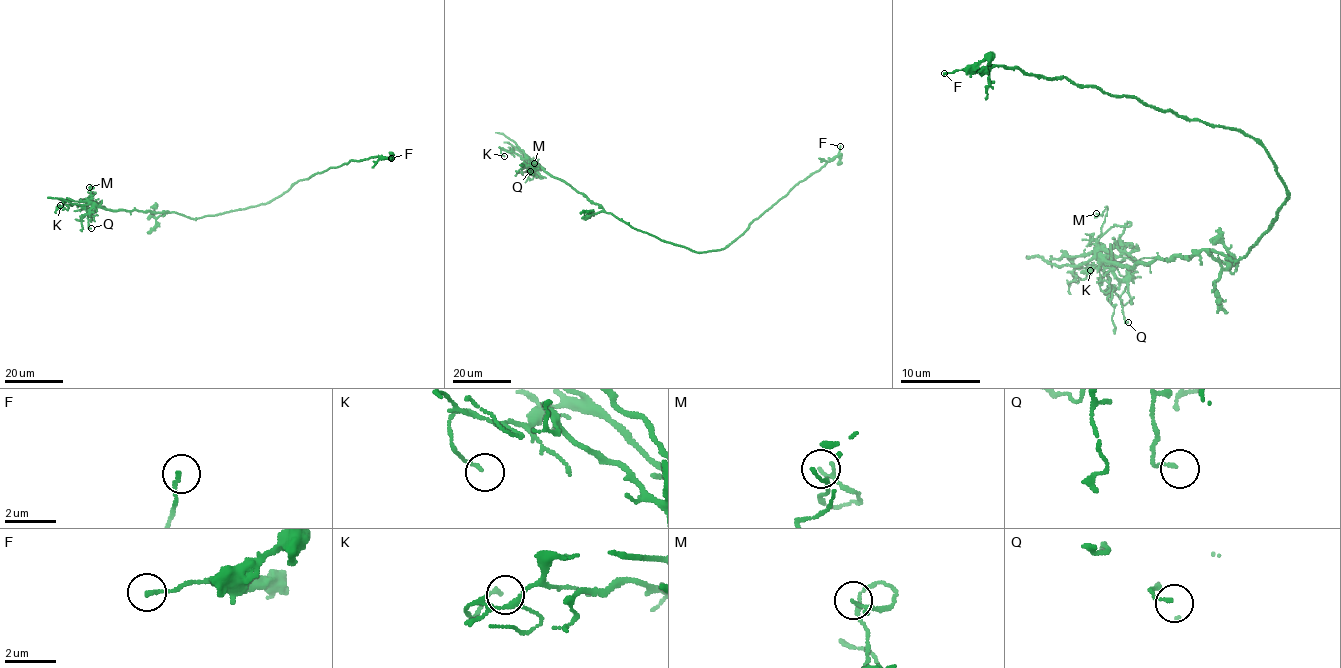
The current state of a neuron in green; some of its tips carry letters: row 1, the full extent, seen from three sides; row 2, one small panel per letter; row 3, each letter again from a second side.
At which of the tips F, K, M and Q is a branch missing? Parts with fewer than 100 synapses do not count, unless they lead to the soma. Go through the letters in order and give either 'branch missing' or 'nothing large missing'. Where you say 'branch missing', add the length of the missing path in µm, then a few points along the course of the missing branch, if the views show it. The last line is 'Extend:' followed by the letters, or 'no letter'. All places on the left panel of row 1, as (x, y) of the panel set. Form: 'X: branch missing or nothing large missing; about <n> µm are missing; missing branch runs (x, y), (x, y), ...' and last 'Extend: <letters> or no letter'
F: nothing large missing
K: nothing large missing
M: nothing large missing
Q: nothing large missing
Extend: no letter

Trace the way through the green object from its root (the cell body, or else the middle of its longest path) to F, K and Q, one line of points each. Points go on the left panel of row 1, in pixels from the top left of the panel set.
F: (238, 209), (269, 203), (298, 180), (351, 160), (380, 156), (391, 158)
K: (238, 209), (196, 218), (167, 211), (110, 210), (88, 201), (70, 200), (60, 205)
Q: (238, 209), (196, 218), (167, 211), (110, 210), (97, 207), (87, 217), (91, 228)

